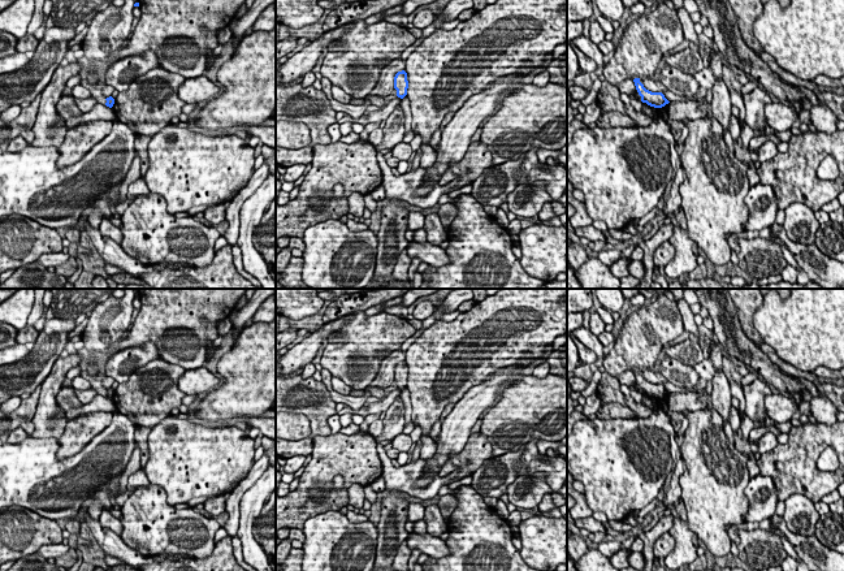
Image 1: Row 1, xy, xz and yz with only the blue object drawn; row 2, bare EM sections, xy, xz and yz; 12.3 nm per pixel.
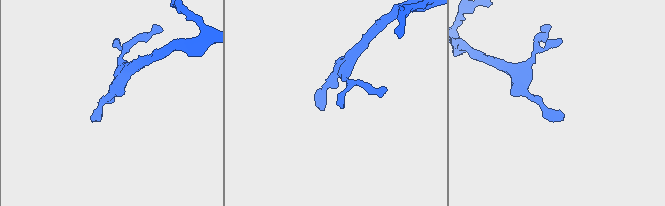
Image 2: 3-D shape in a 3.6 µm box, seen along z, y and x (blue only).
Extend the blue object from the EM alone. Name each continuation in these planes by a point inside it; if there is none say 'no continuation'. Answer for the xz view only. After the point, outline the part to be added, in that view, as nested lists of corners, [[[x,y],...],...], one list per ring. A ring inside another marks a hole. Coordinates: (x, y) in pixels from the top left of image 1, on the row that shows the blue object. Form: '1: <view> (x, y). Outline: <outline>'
no continuation

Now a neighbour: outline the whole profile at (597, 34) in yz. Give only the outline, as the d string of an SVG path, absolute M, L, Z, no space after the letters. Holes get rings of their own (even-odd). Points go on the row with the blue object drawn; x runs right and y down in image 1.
M598 21L590 22L589 26L589 39L598 46L602 40L605 40L606 31L598 23Z

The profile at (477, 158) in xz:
M480 139L472 142L459 163L450 163L449 168L441 174L438 185L445 186L459 178L458 187L472 183L481 173L493 165L492 152Z

